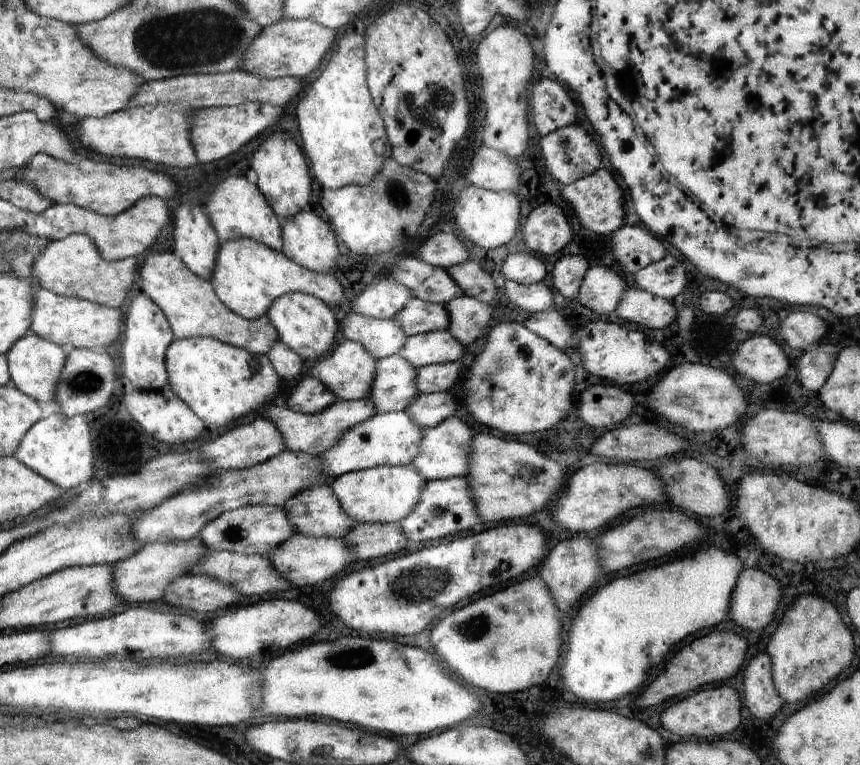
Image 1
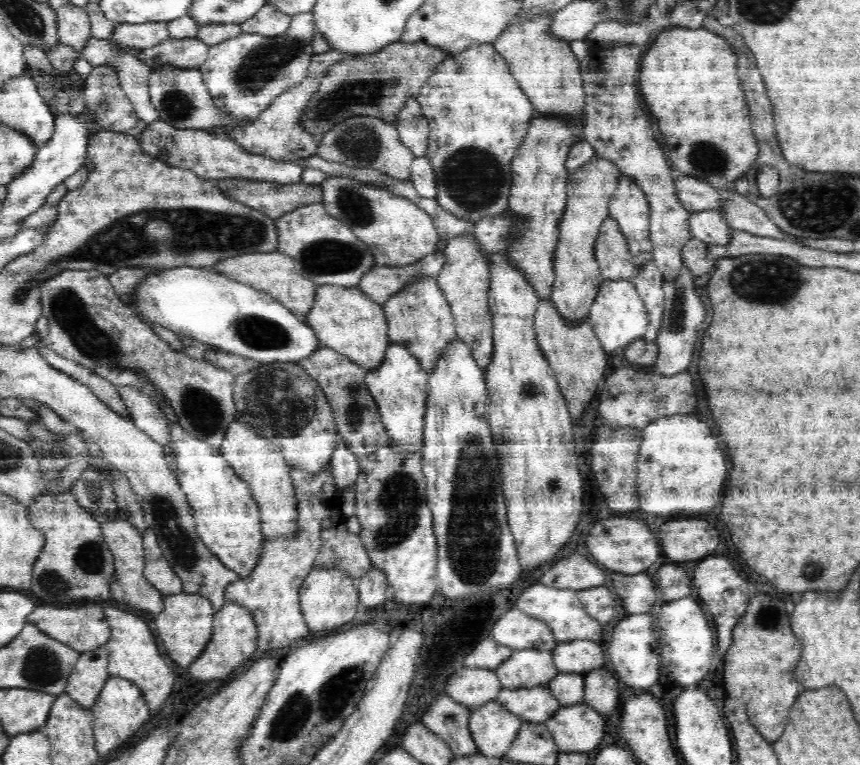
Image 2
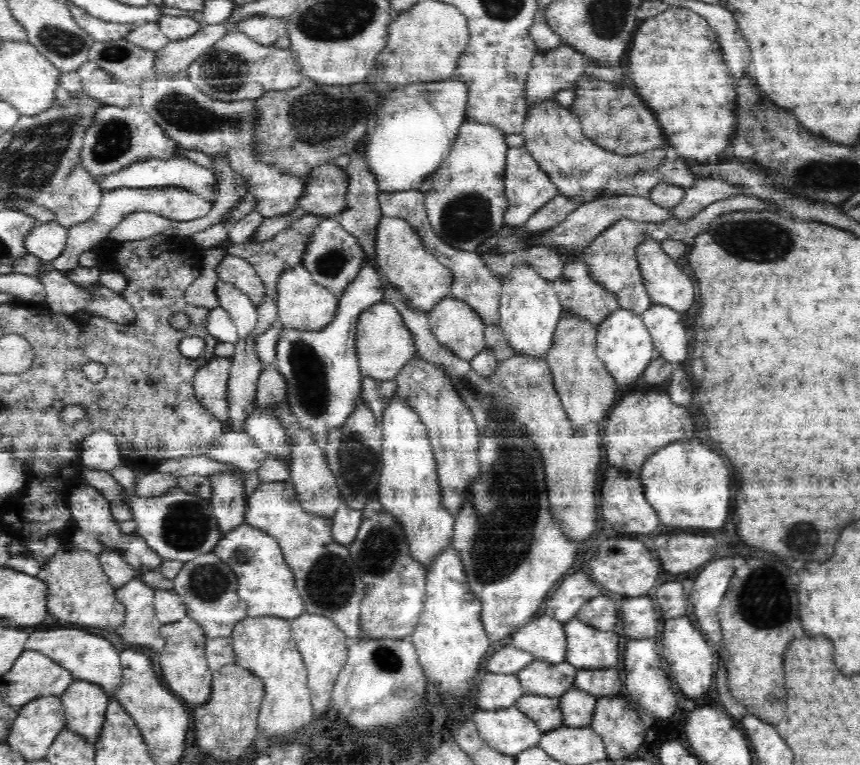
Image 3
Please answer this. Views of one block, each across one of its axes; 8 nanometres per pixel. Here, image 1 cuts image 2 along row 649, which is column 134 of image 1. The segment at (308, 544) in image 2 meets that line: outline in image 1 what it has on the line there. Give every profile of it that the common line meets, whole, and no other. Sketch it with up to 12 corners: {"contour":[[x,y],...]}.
{"contour":[[90,237],[51,242],[32,275],[56,295],[123,309],[136,258]]}

